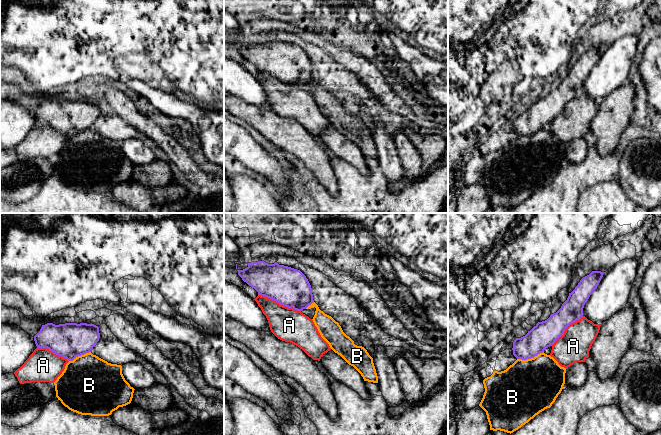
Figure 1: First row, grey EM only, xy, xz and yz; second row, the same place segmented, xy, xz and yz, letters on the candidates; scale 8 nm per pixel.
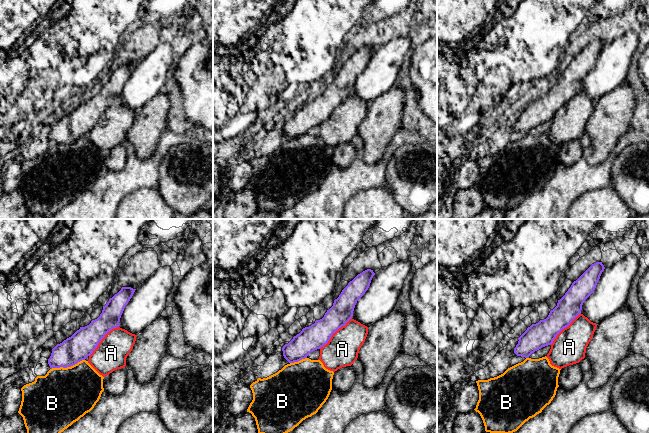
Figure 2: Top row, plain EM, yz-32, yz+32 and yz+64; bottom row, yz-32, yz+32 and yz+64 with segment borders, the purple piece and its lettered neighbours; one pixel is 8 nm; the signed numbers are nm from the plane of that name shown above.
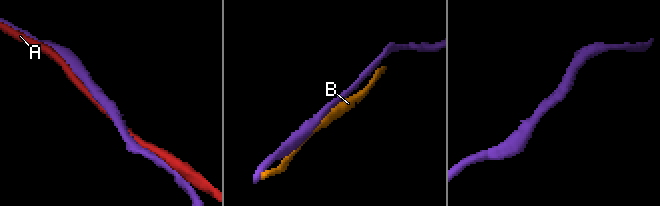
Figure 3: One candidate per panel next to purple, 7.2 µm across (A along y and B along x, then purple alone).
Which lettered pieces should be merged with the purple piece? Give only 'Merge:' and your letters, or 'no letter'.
Merge: no letter

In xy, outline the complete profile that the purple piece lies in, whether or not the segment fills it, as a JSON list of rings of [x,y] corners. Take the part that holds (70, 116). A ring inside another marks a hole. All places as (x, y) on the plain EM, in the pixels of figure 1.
[[[47,99],[34,112],[34,117],[38,124],[47,124],[54,130],[73,137],[76,133],[91,128],[99,114],[99,103],[92,99]]]

